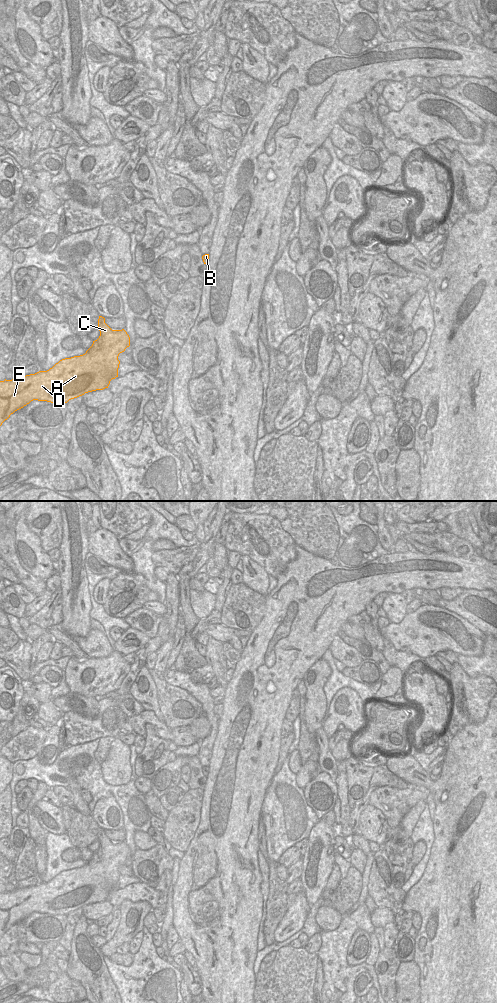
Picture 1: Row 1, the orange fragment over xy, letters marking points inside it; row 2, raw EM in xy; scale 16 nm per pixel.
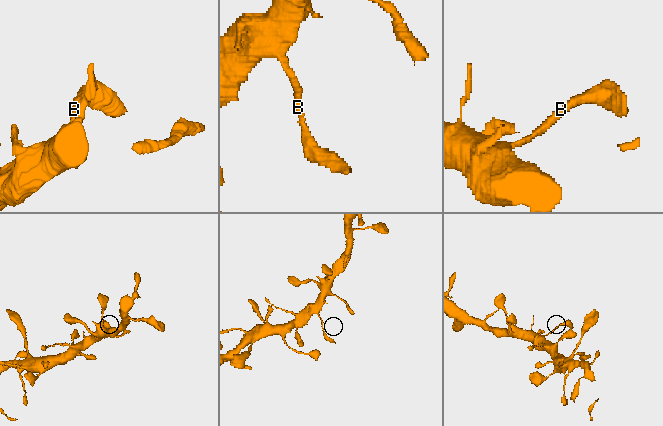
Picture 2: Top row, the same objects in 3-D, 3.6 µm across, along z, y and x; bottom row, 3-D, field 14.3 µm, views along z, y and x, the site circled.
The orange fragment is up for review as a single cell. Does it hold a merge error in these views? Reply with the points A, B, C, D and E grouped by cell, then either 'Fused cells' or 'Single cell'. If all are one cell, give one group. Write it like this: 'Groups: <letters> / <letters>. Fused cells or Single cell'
Groups: A B C D E. Single cell.

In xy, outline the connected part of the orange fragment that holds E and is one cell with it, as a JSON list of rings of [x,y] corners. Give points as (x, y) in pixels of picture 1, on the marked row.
[[[99,316],[98,328],[100,336],[97,340],[93,341],[92,346],[85,354],[62,359],[47,371],[39,371],[35,374],[16,377],[12,380],[5,379],[4,381],[0,381],[0,426],[11,414],[23,408],[33,400],[51,403],[67,403],[69,400],[82,396],[85,393],[108,388],[110,381],[118,377],[118,368],[120,364],[118,356],[130,346],[130,337],[124,329],[112,330],[105,323],[105,318],[102,316]]]

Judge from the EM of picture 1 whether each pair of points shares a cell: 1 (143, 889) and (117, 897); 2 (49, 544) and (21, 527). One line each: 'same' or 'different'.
1: same
2: different

